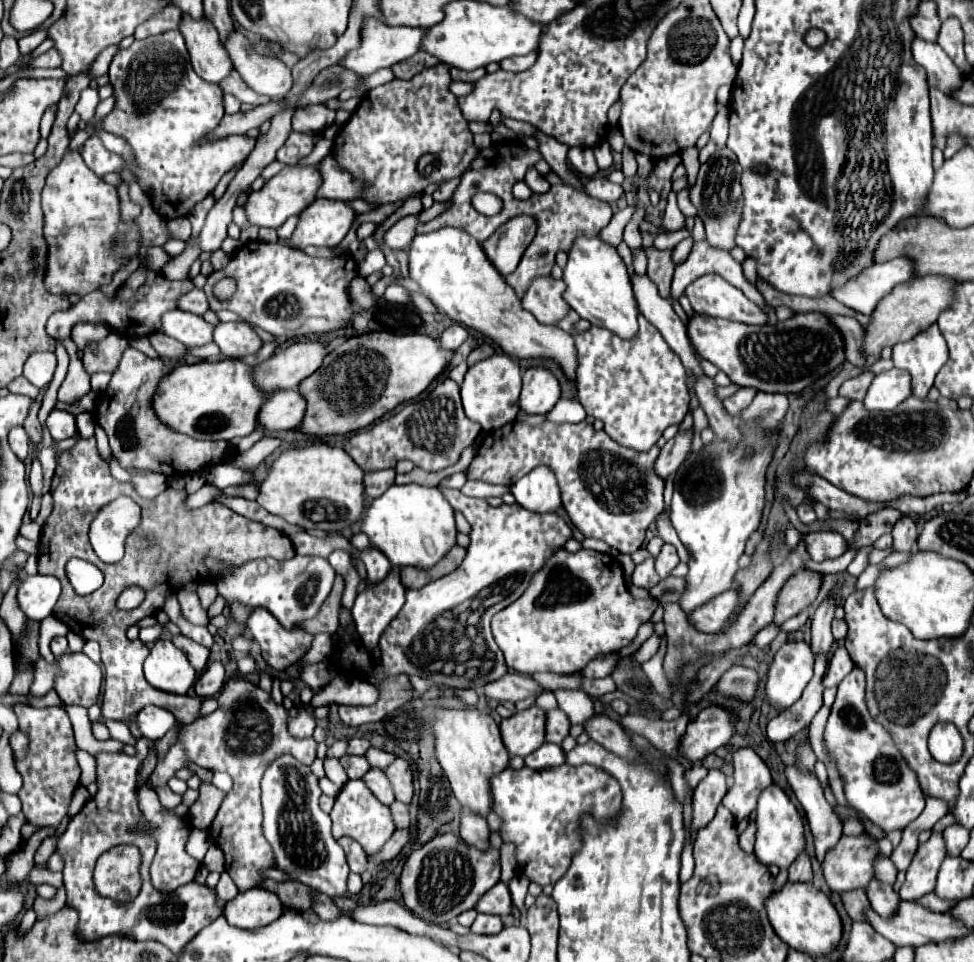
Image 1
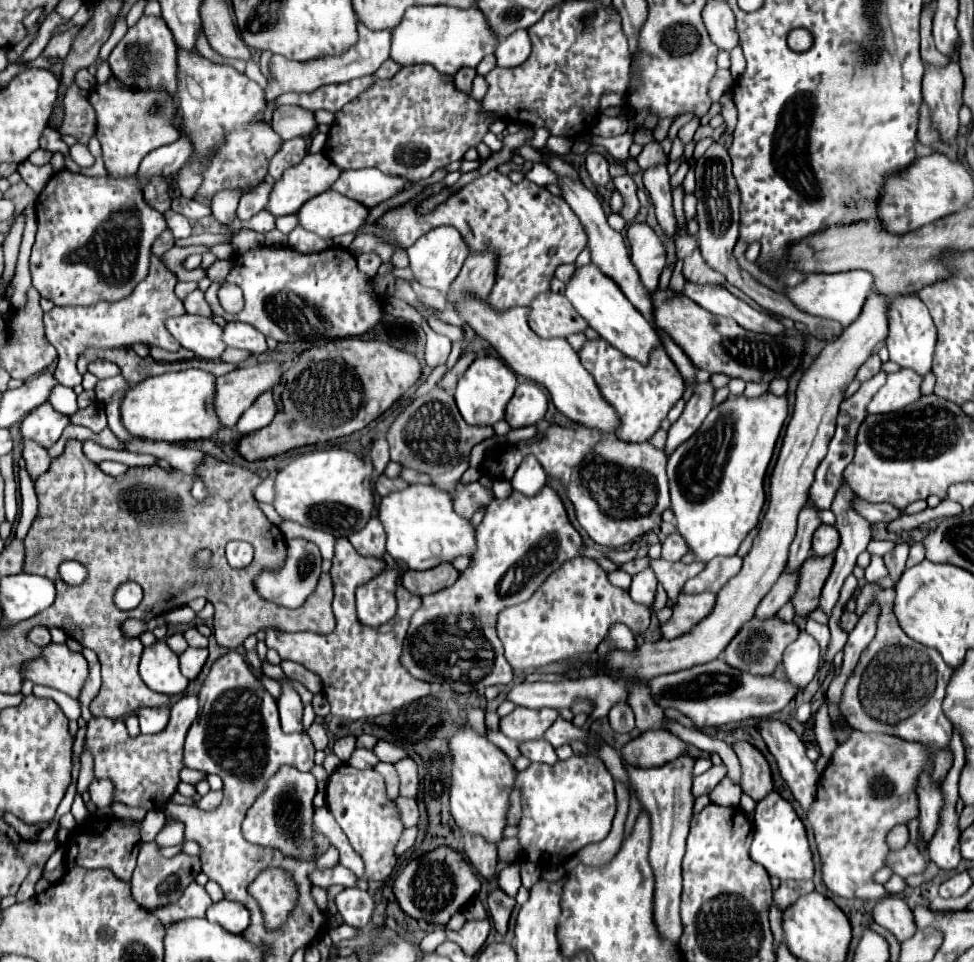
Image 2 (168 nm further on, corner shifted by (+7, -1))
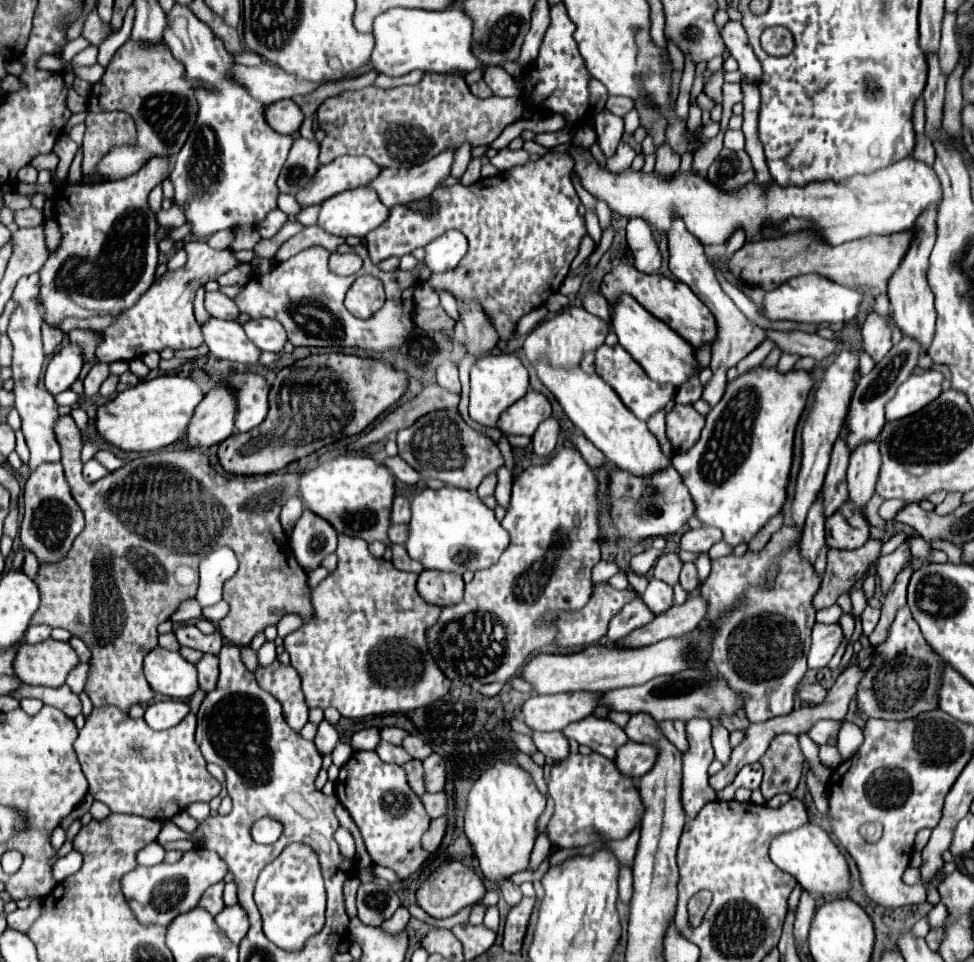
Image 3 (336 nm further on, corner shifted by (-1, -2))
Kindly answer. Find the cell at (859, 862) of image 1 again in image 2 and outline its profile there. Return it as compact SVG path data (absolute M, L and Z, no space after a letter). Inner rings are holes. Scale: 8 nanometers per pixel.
M853 731L849 739L835 749L827 769L819 779L817 799L807 815L821 857L821 879L829 891L845 899L859 897L859 899L873 899L873 901L887 895L883 885L873 883L873 873L883 867L885 857L889 853L889 847L885 845L885 835L889 833L891 827L899 823L907 823L911 817L917 817L915 783L919 773L935 763L931 767L933 779L941 781L947 775L947 769L951 769L951 751L939 751L939 755L935 755L935 761L931 759L931 763L927 763L927 759L931 759L929 751L919 743L903 743L903 739L899 737L879 735L879 733L871 735L861 731Z

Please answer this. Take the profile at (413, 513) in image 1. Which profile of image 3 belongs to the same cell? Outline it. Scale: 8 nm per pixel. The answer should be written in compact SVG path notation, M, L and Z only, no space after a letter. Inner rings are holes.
M425 488L413 498L411 510L413 516L409 522L409 538L405 548L409 556L419 560L425 568L457 574L491 568L491 564L501 558L507 544L511 542L509 532L495 518L495 512L487 508L477 494L467 490Z

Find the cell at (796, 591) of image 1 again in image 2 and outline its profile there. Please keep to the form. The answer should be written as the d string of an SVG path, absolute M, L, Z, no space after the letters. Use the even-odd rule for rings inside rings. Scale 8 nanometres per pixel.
M833 555L829 557L809 557L807 563L799 569L799 583L795 593L791 595L791 603L795 607L795 615L807 615L819 605L819 593L827 575L833 567Z

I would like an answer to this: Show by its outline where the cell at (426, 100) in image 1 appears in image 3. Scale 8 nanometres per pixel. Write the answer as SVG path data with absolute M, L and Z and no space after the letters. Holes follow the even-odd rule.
M425 76L419 84L413 86L395 86L395 88L377 88L367 86L359 90L345 90L339 96L327 98L317 110L319 128L327 134L321 142L321 164L329 164L331 160L343 154L367 156L381 168L411 168L435 158L439 152L451 146L461 146L463 142L471 142L473 146L491 144L507 124L521 118L523 100L519 98L499 98L491 96L487 100L471 94L463 76Z

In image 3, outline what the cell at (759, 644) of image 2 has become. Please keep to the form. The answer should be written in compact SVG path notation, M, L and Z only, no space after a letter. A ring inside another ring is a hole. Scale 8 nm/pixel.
M781 526L763 550L713 560L711 574L701 584L701 596L707 600L705 626L713 632L711 662L735 692L747 696L743 710L749 722L789 714L795 688L807 672L807 648L815 624L813 596L821 578L813 564L801 556L799 540L801 534L795 526ZM773 564L779 572L773 586L767 588L767 572Z

